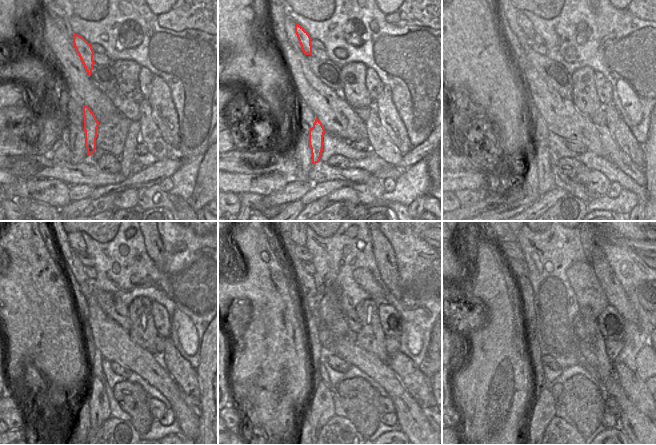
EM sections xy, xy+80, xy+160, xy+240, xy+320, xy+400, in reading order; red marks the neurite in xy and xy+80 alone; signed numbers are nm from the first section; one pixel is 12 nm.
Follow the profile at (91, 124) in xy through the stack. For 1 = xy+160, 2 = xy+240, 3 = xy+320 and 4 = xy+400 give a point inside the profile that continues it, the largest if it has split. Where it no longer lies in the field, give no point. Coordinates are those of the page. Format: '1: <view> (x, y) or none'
1: xy+160 (545, 181)
2: xy+240 (99, 412)
3: xy+320 (320, 409)
4: xy+400 (543, 410)

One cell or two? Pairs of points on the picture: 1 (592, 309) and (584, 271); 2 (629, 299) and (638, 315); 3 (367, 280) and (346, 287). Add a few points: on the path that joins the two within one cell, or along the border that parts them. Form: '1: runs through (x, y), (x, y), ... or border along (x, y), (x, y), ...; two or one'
1: runs through (592, 300), (585, 280); one
2: runs through (629, 303), (629, 306), (634, 311); one
3: border along (357, 267), (352, 273), (352, 277), (371, 298); two

